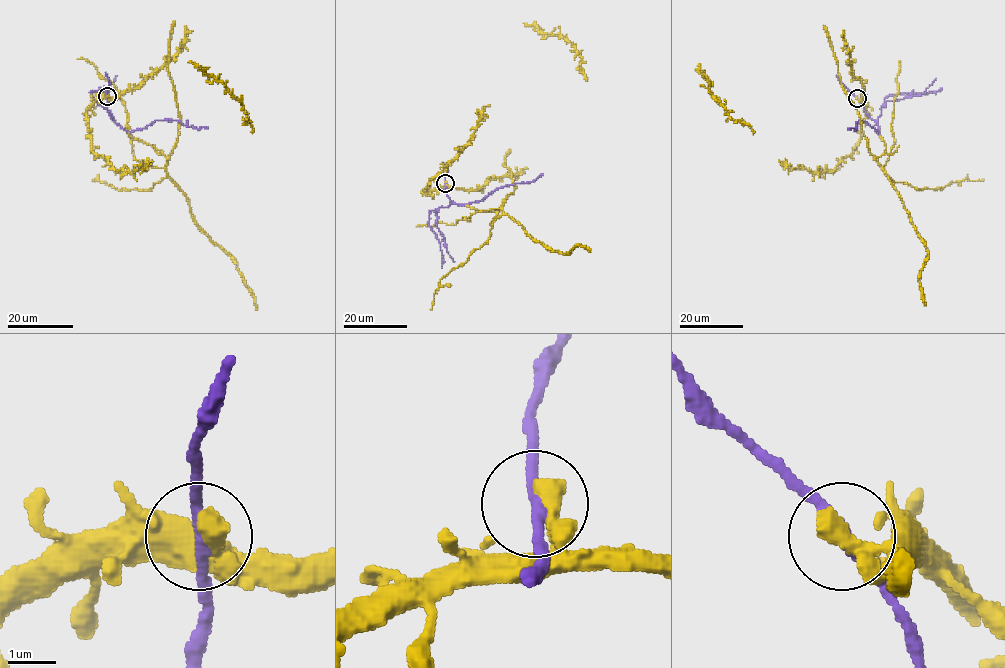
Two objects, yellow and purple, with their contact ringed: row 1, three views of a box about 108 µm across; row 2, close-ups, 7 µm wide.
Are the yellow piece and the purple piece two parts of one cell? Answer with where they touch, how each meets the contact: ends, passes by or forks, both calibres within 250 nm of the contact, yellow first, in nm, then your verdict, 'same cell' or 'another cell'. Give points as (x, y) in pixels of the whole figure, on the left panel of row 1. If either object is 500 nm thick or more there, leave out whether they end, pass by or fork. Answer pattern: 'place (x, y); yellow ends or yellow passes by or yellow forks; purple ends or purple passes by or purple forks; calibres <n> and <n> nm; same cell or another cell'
place (107, 96); calibres 500 and 240 nm; same cell

